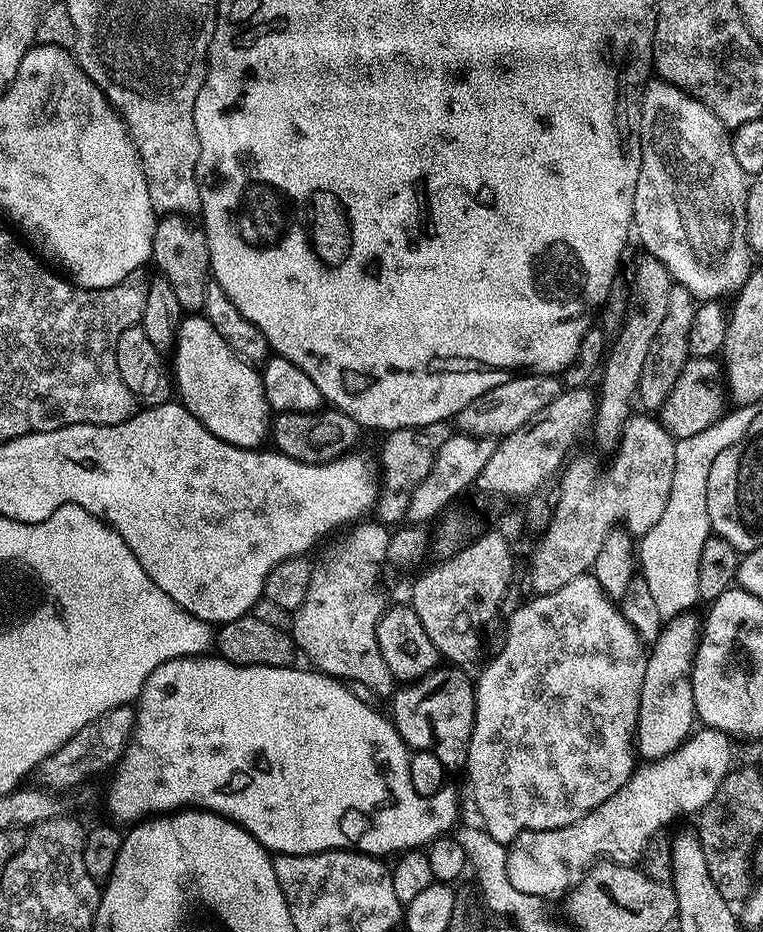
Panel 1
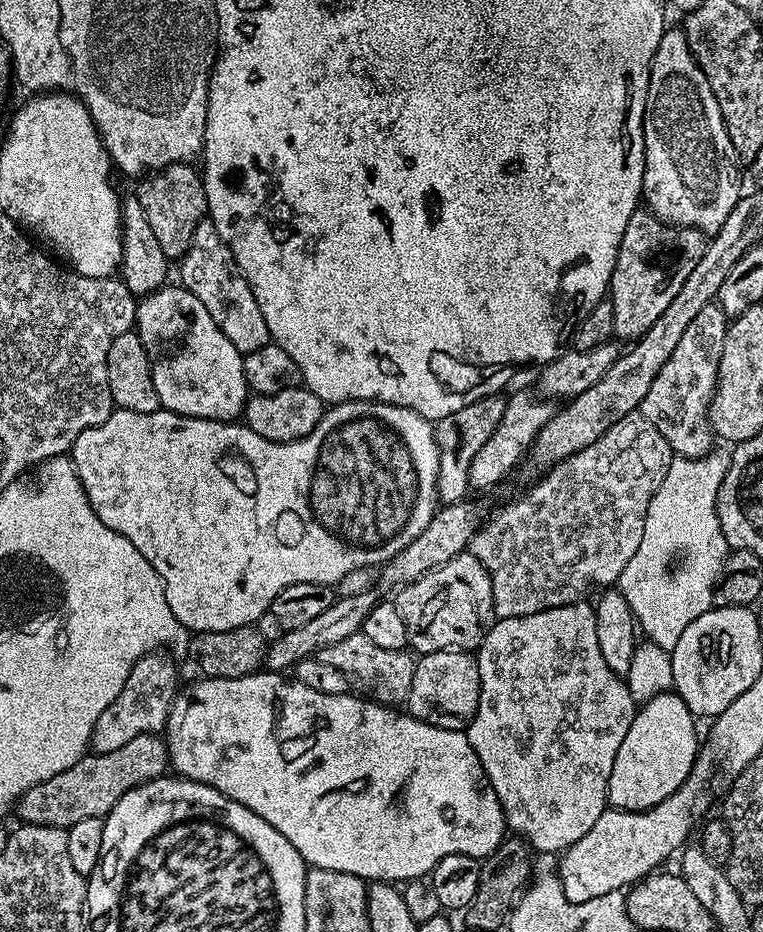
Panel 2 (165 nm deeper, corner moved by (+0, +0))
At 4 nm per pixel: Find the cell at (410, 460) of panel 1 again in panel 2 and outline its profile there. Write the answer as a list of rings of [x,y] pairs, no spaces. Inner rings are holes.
[[[493,394],[470,402],[470,406],[462,406],[462,410],[458,410],[452,416],[435,421],[436,445],[440,451],[440,469],[436,487],[441,493],[449,492],[452,495],[449,497],[464,498],[464,495],[470,492],[468,475],[474,462],[474,454],[478,454],[478,450],[486,446],[490,434],[494,434],[494,430],[498,428],[498,422],[502,422],[502,414],[505,413],[507,405],[507,399],[503,395]]]

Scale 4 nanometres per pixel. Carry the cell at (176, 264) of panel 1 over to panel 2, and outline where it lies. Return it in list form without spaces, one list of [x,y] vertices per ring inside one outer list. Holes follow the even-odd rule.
[[[191,163],[172,164],[158,172],[151,173],[150,178],[139,181],[134,188],[138,202],[142,202],[142,211],[150,221],[155,237],[162,246],[162,254],[170,262],[179,261],[186,254],[190,242],[194,238],[194,230],[208,216],[208,199],[204,189],[201,173],[192,169]]]

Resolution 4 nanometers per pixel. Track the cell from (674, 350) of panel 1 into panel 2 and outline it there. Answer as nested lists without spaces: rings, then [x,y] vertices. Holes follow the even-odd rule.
[[[713,302],[702,306],[702,310],[698,310],[698,314],[695,316],[694,322],[690,322],[690,326],[686,326],[686,331],[682,333],[682,339],[679,340],[674,354],[670,354],[666,366],[662,366],[662,370],[658,370],[658,378],[654,378],[650,390],[646,390],[646,398],[642,398],[638,409],[650,422],[650,426],[654,426],[654,430],[658,430],[658,434],[662,434],[662,438],[666,438],[673,453],[685,460],[705,456],[714,448],[714,444],[712,444],[714,433],[712,423],[708,421],[708,407],[712,401],[712,395],[716,392],[718,362],[722,358],[722,342],[726,342],[726,330],[729,323],[729,317],[725,316],[719,304]]]

